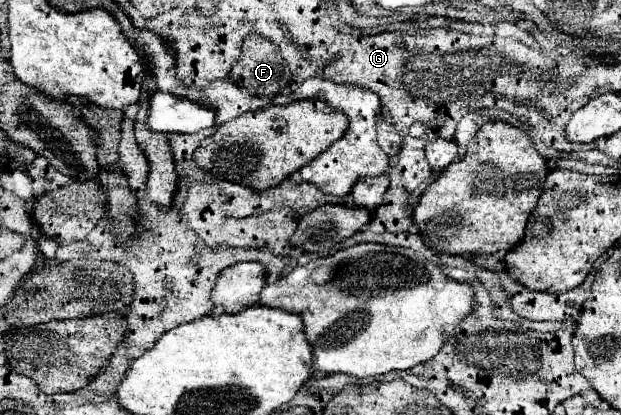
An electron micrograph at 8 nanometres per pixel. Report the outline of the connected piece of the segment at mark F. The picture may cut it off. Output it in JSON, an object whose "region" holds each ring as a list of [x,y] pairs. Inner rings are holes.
{"region":[[[251,33],[243,43],[241,61],[237,61],[237,65],[231,69],[231,79],[235,81],[235,85],[239,85],[241,89],[249,91],[255,97],[273,99],[291,83],[291,71],[275,43],[267,41],[265,37],[257,35],[257,33]]]}

